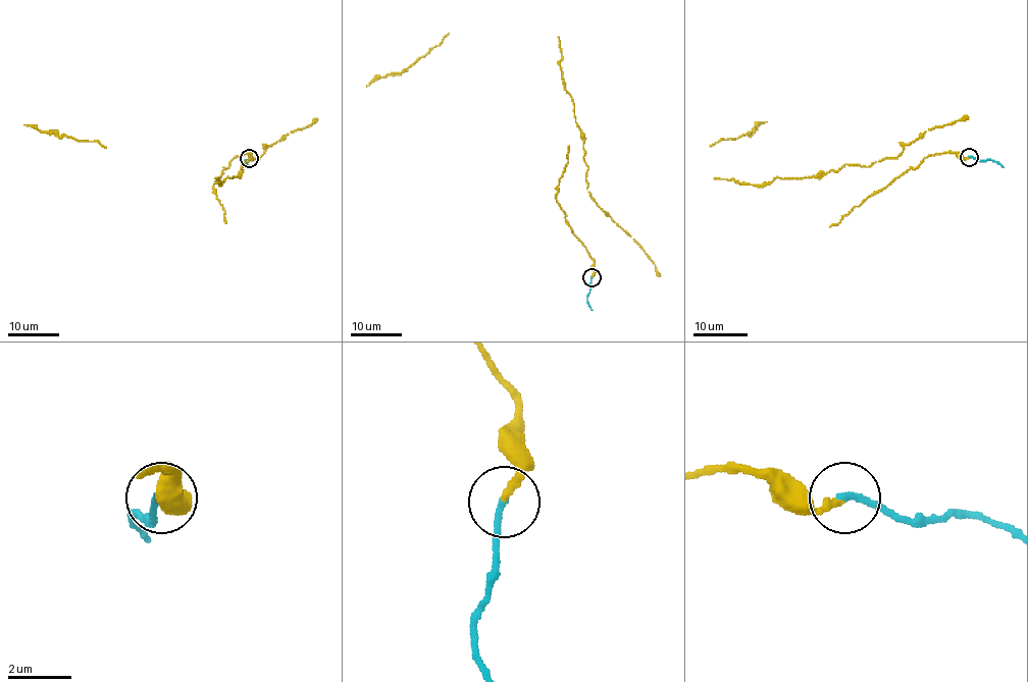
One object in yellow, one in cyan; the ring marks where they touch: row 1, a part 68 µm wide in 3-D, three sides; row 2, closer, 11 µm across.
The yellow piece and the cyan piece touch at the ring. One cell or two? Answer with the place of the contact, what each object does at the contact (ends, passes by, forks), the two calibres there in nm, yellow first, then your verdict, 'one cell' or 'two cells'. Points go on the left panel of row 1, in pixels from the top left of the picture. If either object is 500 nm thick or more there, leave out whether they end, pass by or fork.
place (249, 158); yellow ends; cyan ends; calibres 240 and 200 nm; two cells

